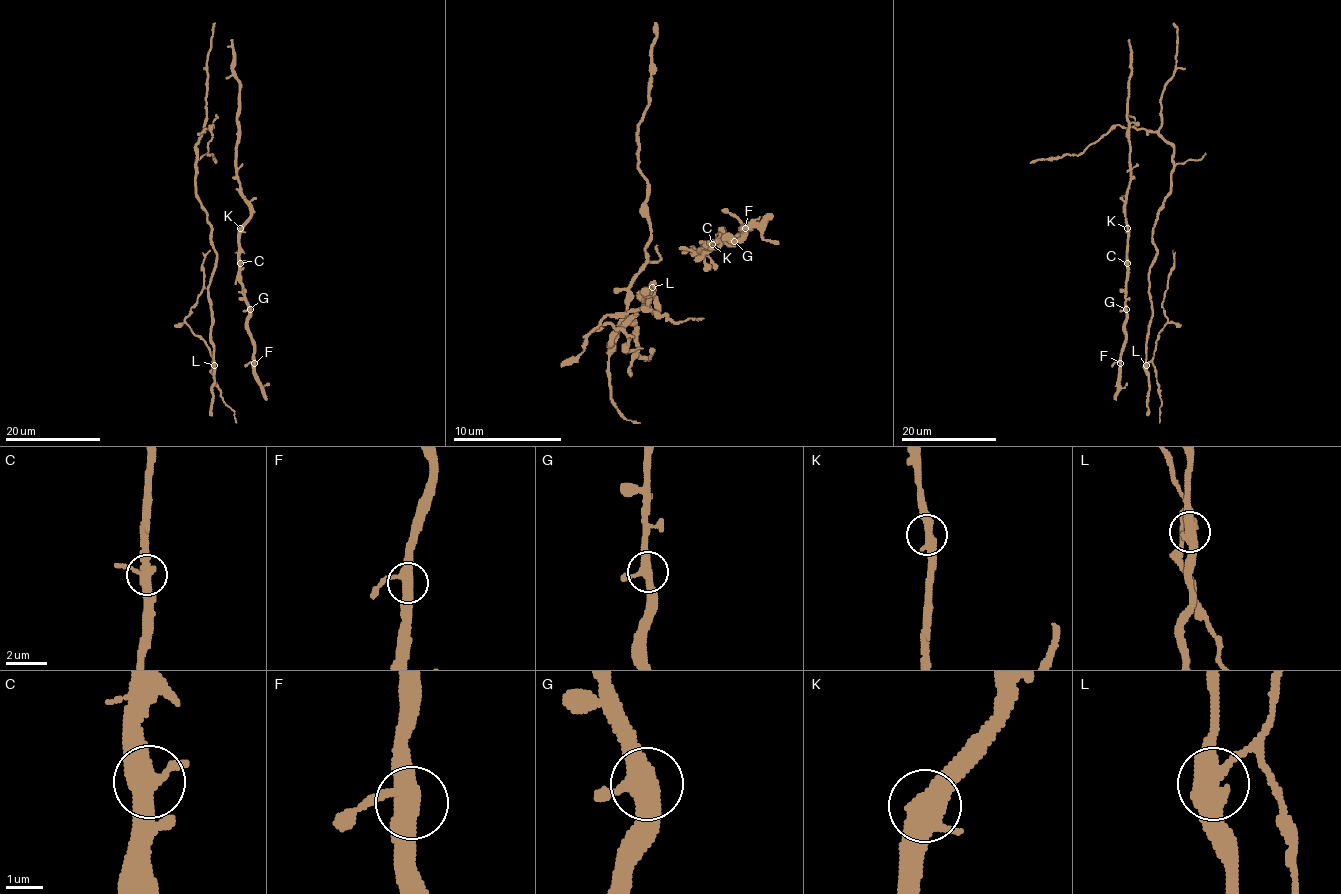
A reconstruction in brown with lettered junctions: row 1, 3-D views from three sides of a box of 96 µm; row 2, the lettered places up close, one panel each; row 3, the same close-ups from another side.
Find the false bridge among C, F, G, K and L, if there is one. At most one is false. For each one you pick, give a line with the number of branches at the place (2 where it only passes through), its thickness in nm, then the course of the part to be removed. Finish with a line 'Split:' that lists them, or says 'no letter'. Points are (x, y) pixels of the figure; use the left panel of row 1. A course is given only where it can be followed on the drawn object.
L: 3 | 420 nm | (214, 365), (209, 347), (184, 321), (203, 287), (202, 262), (209, 250)
Split: L

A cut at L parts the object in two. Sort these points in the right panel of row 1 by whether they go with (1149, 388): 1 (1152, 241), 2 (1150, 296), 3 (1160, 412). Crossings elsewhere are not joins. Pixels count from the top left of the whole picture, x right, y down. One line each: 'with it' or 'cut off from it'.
1: with it
2: with it
3: cut off from it

